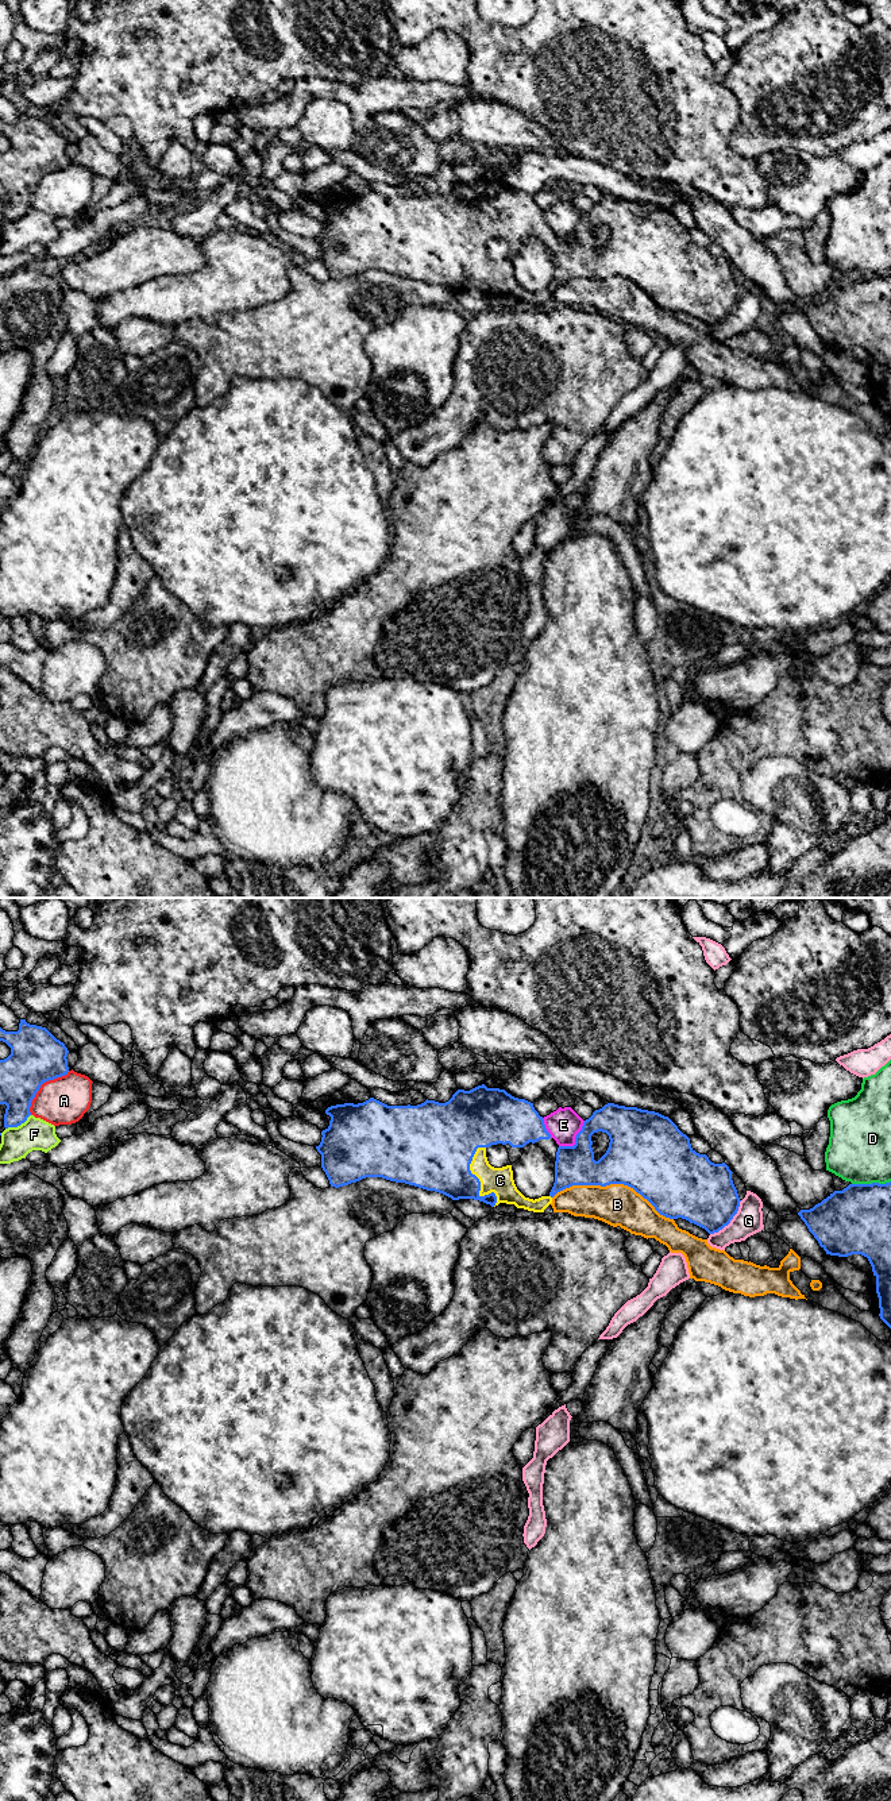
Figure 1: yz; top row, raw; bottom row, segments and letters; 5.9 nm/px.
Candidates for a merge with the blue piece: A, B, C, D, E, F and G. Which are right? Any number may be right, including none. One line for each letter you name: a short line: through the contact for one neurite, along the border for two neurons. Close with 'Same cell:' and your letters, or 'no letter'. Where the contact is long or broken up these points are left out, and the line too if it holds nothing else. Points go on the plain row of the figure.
Same cell: C

